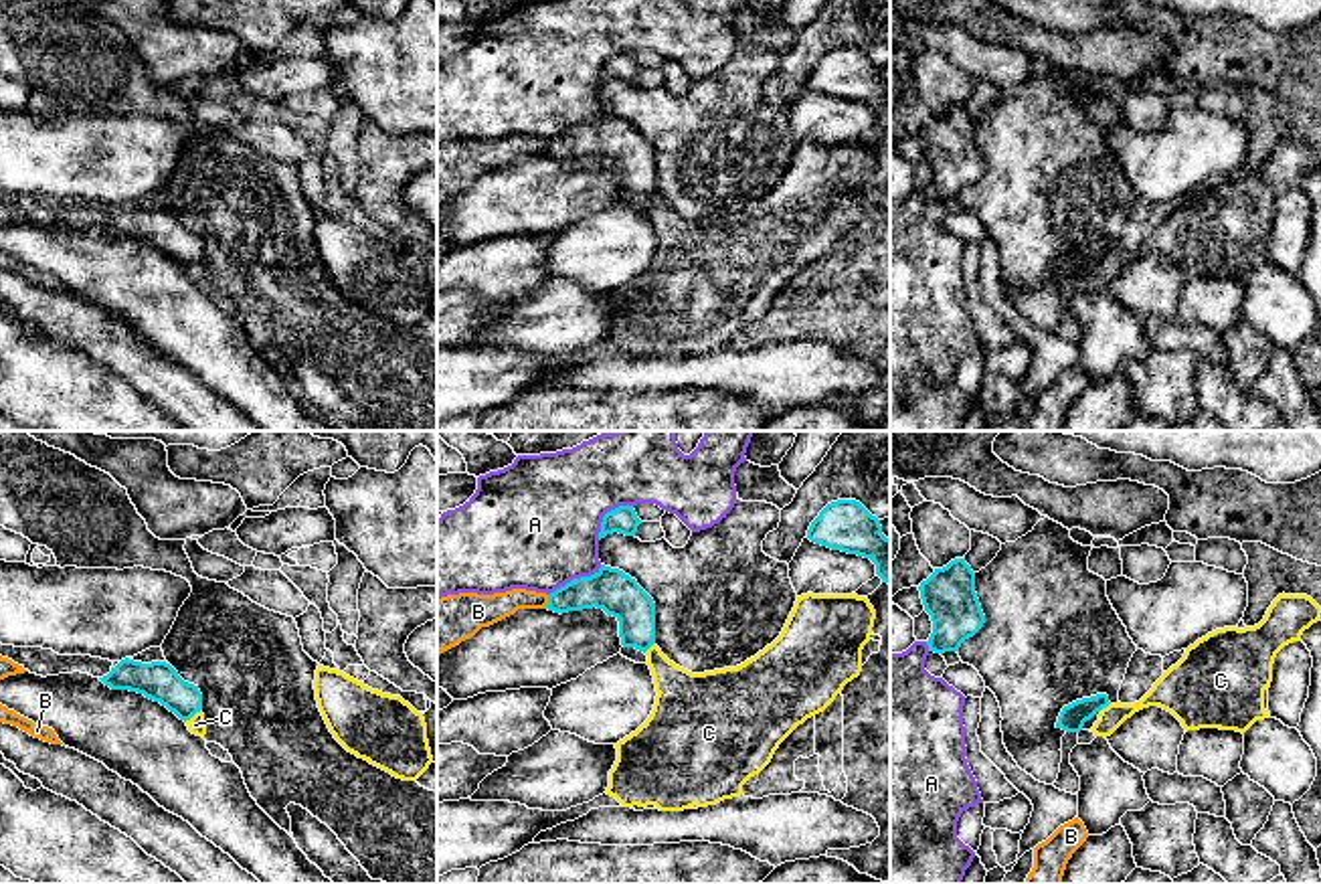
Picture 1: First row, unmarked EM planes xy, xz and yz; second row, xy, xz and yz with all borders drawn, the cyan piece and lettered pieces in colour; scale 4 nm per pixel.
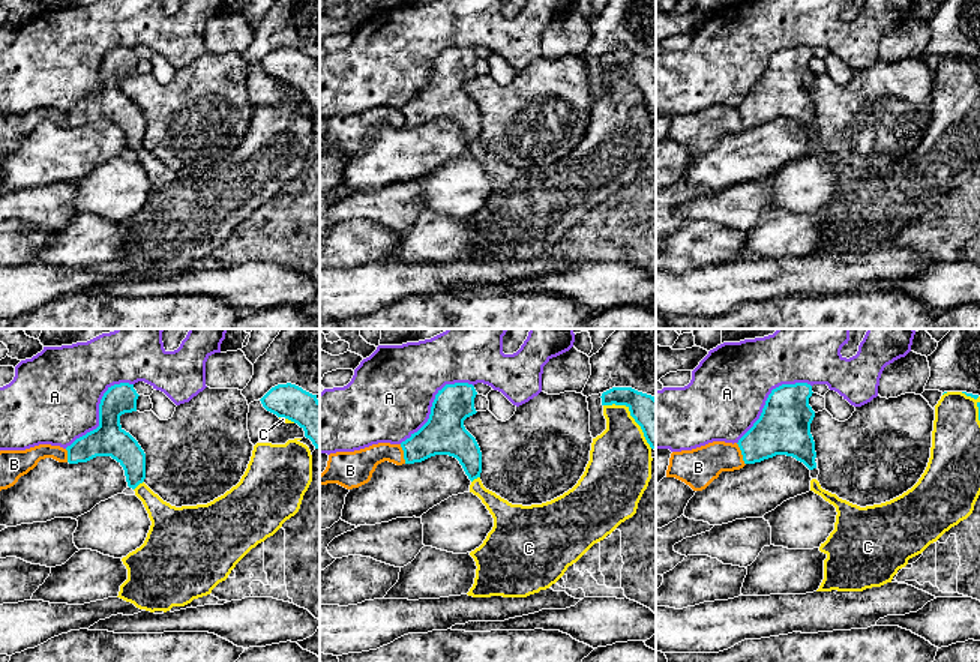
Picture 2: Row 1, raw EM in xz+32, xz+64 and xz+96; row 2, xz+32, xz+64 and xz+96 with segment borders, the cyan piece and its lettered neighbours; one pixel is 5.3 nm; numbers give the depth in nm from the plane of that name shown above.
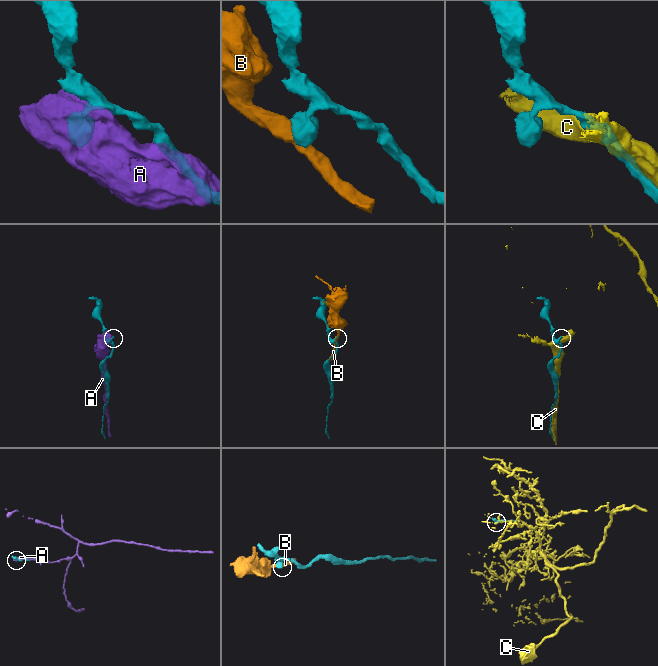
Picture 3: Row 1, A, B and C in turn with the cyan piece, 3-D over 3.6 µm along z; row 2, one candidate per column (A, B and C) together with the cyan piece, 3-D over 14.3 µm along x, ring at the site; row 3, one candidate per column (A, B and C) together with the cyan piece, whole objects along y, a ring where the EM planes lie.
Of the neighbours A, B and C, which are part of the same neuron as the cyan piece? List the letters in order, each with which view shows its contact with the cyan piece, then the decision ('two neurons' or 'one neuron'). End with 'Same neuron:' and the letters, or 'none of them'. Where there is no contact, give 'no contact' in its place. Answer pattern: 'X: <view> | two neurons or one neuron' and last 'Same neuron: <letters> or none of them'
A: xz | two neurons
B: xz | two neurons
C: xy | two neurons
Same neuron: none of them

